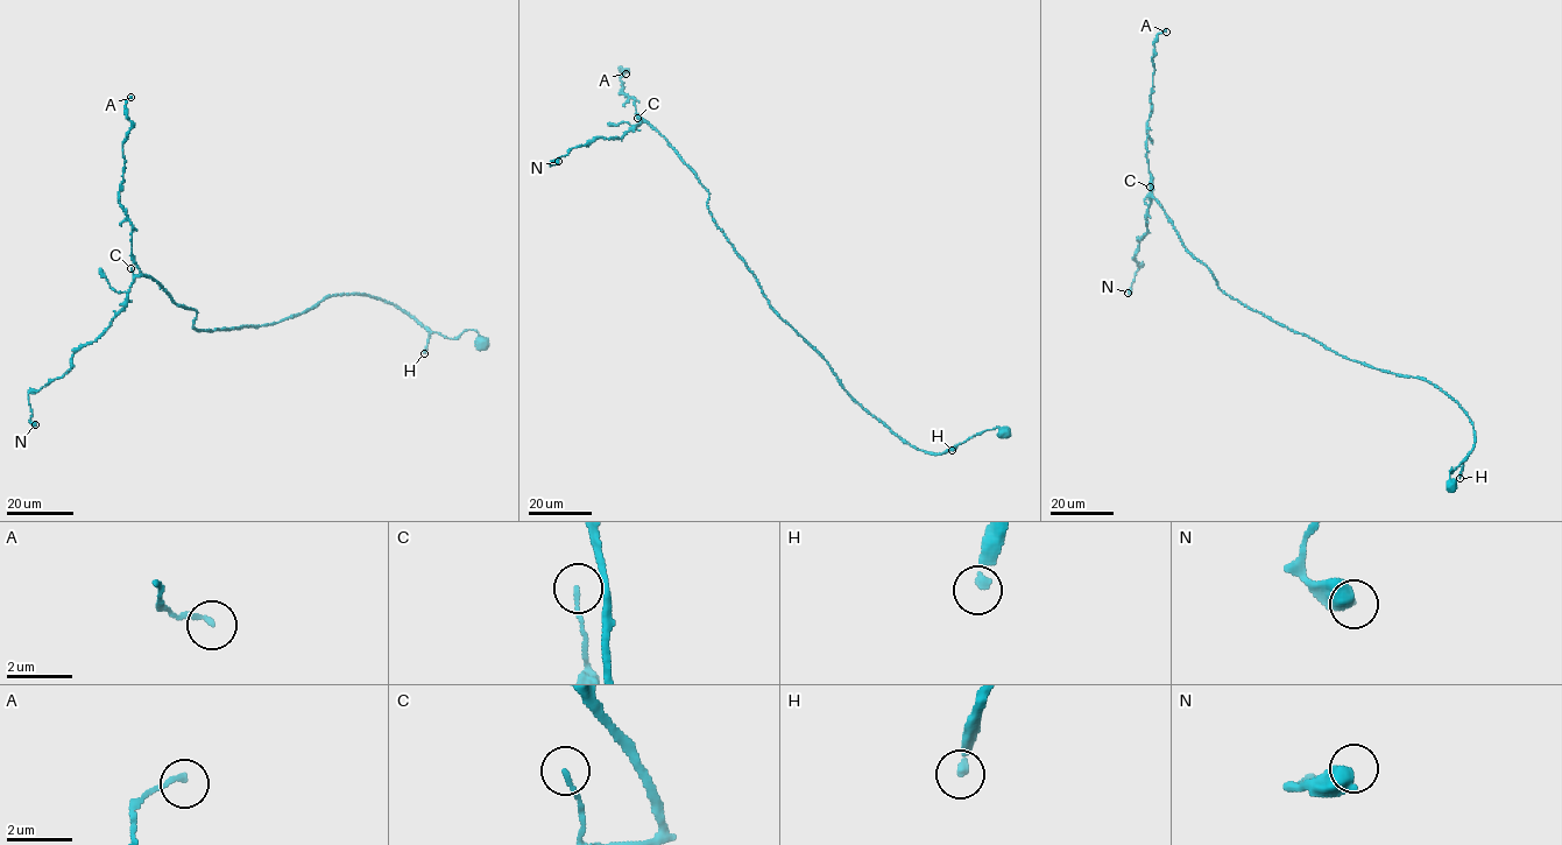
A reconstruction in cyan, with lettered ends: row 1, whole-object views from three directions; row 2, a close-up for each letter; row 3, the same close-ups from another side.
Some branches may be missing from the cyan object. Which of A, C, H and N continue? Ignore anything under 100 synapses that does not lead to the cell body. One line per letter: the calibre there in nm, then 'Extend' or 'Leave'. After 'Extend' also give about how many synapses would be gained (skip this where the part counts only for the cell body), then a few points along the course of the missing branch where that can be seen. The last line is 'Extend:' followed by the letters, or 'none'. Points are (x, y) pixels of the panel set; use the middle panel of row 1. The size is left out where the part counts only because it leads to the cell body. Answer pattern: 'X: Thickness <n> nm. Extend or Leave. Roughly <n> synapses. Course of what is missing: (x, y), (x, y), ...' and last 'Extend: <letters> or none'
A: Thickness 140 nm. Leave
C: Thickness 130 nm. Leave
H: Thickness 220 nm. Extend. Roughly 180 synapses. Course of what is missing: (952, 450), (938, 458), (941, 452), (990, 442), (1020, 423), (1029, 412), (1030, 392)
N: Thickness 600 nm. Leave
Extend: H

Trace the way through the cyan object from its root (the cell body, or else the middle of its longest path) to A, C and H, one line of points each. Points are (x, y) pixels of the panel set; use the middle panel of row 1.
A: (1003, 432), (935, 455), (868, 413), (770, 305), (718, 226), (708, 192), (620, 93), (626, 74)
C: (1003, 432), (983, 430), (935, 455), (868, 413), (770, 305), (718, 226), (698, 177), (637, 118)
H: (1003, 432), (998, 427), (983, 430), (952, 450)

